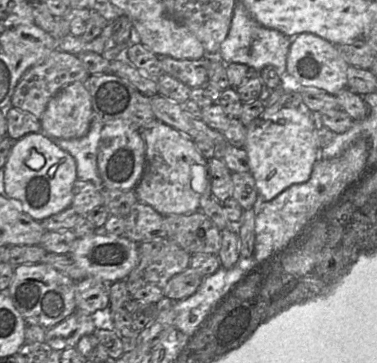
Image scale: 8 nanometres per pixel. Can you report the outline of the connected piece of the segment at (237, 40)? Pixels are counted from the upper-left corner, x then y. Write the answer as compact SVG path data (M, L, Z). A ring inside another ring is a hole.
M237 1L233 11L229 33L226 39L222 42L218 54L221 57L221 60L226 64L240 63L253 67L256 71L258 71L258 77L260 77L259 71L265 66L273 66L282 82L282 76L287 73L287 57L290 48L290 43L291 38L285 36L278 30L266 28L256 22L248 13L245 6L240 1Z

